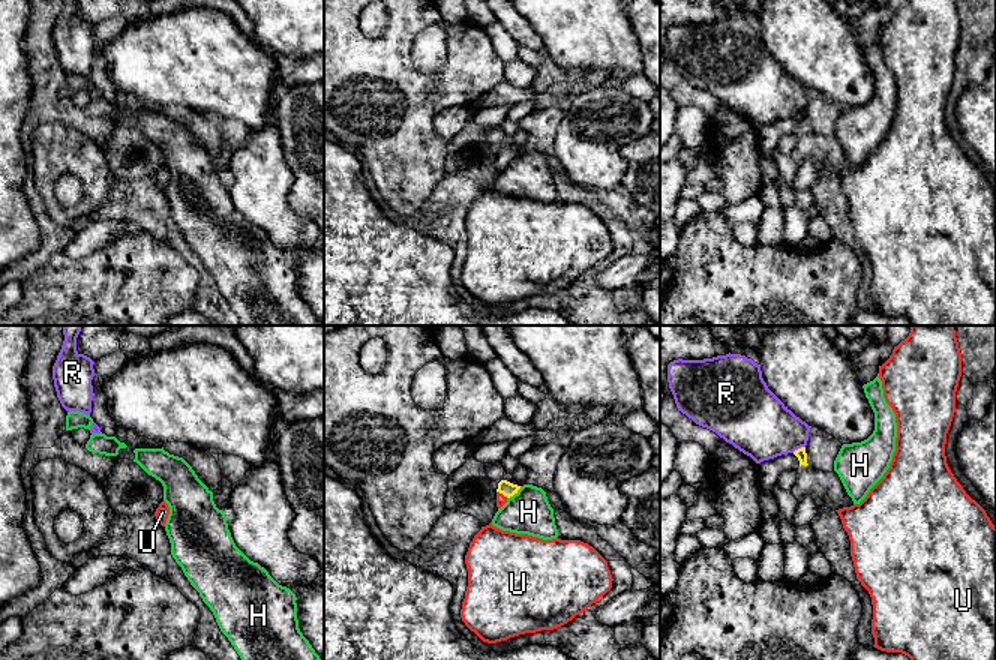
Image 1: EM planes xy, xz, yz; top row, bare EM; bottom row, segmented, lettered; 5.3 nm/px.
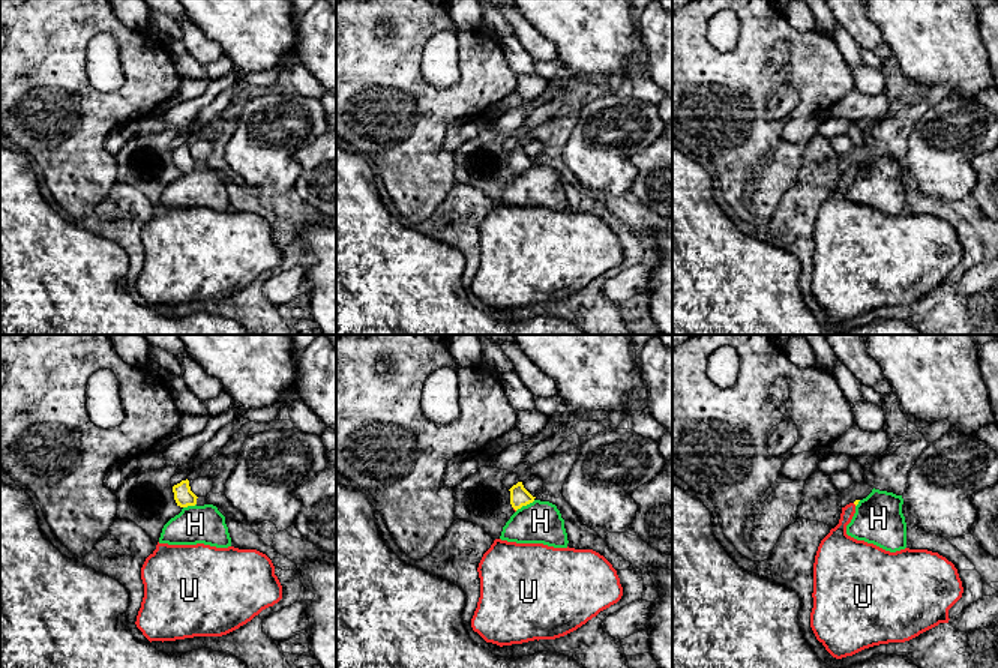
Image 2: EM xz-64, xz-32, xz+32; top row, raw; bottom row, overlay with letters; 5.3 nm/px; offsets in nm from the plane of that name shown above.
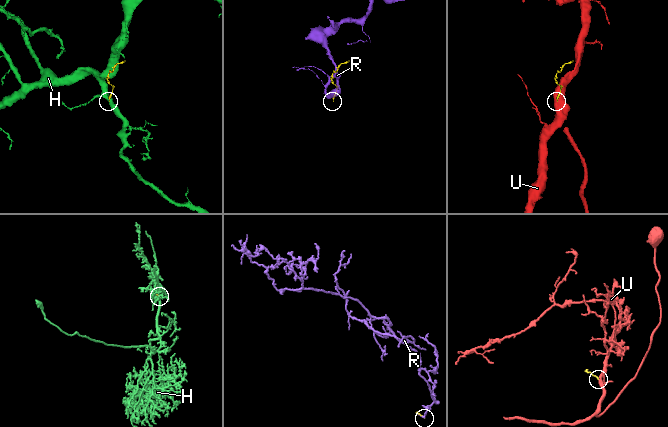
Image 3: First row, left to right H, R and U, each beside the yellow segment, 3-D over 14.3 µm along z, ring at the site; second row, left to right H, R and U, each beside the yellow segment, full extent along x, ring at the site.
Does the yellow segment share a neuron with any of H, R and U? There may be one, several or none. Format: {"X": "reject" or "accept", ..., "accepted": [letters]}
{"H": "reject", "R": "reject", "U": "accept", "accepted": ["U"]}

